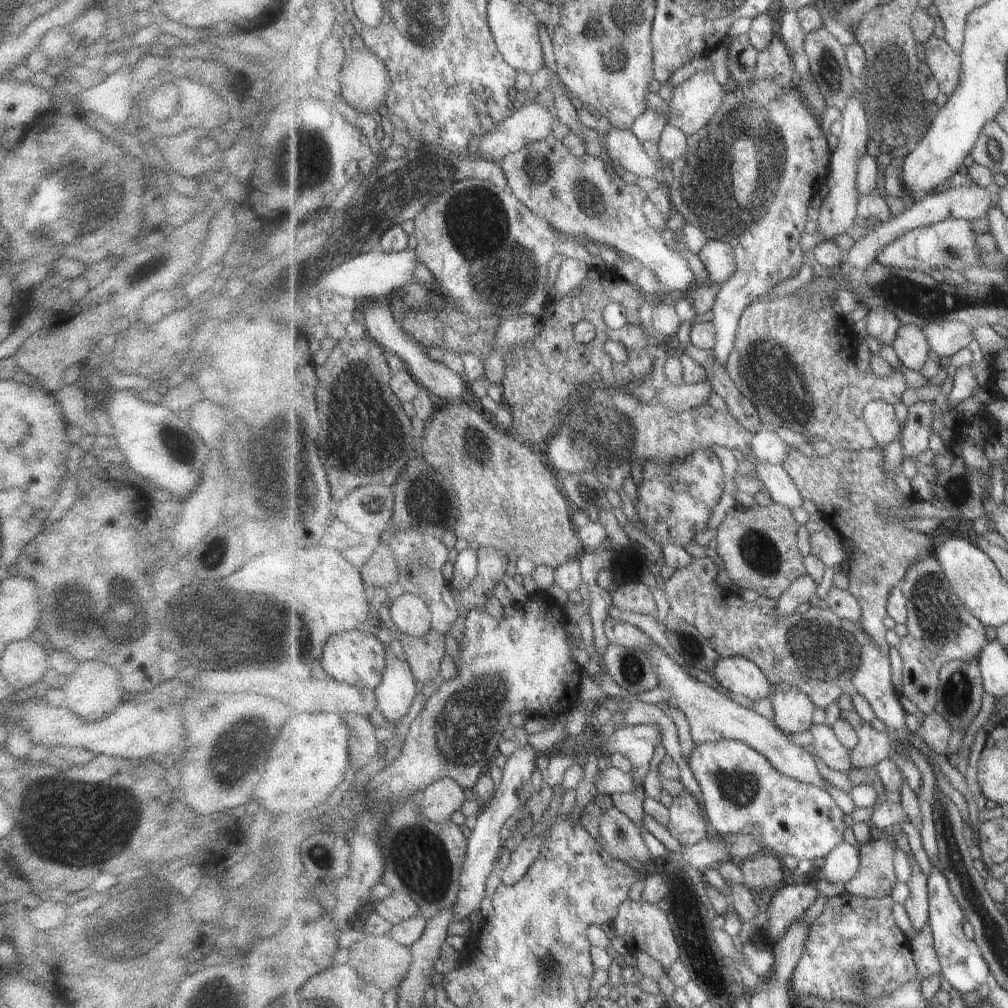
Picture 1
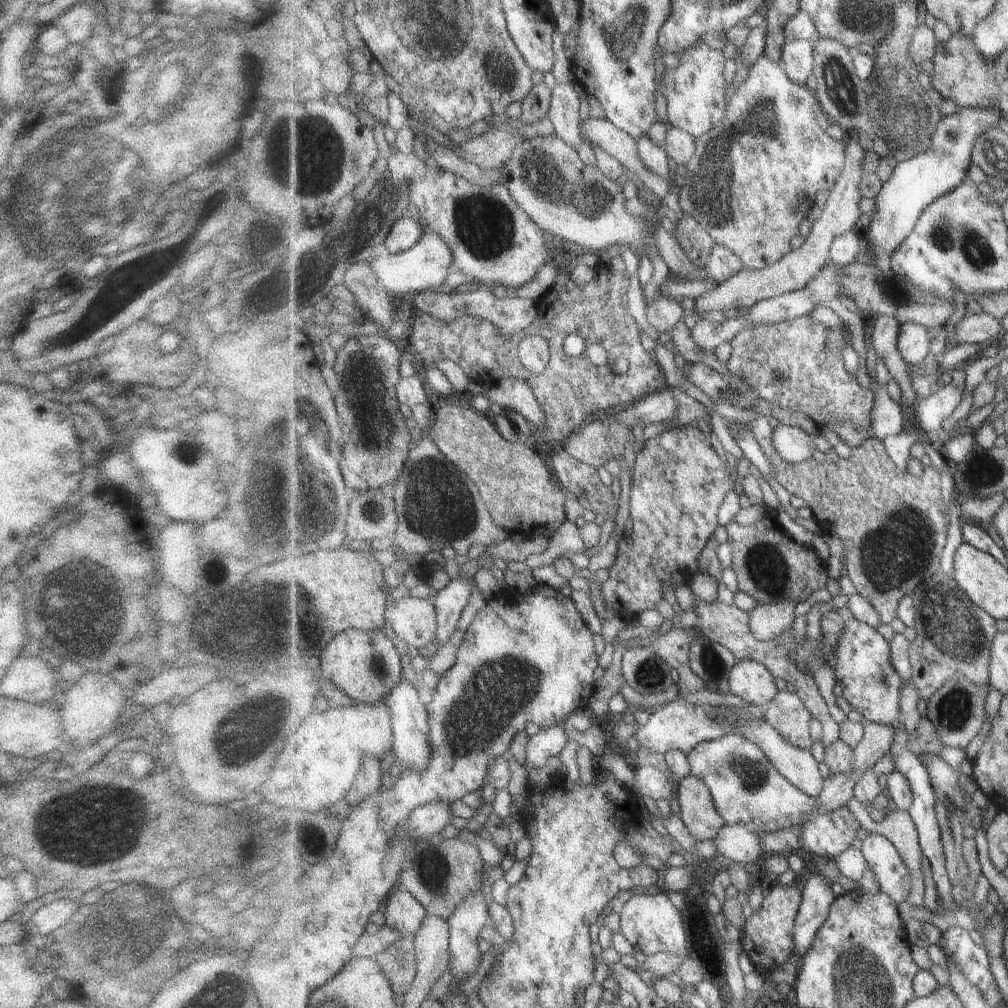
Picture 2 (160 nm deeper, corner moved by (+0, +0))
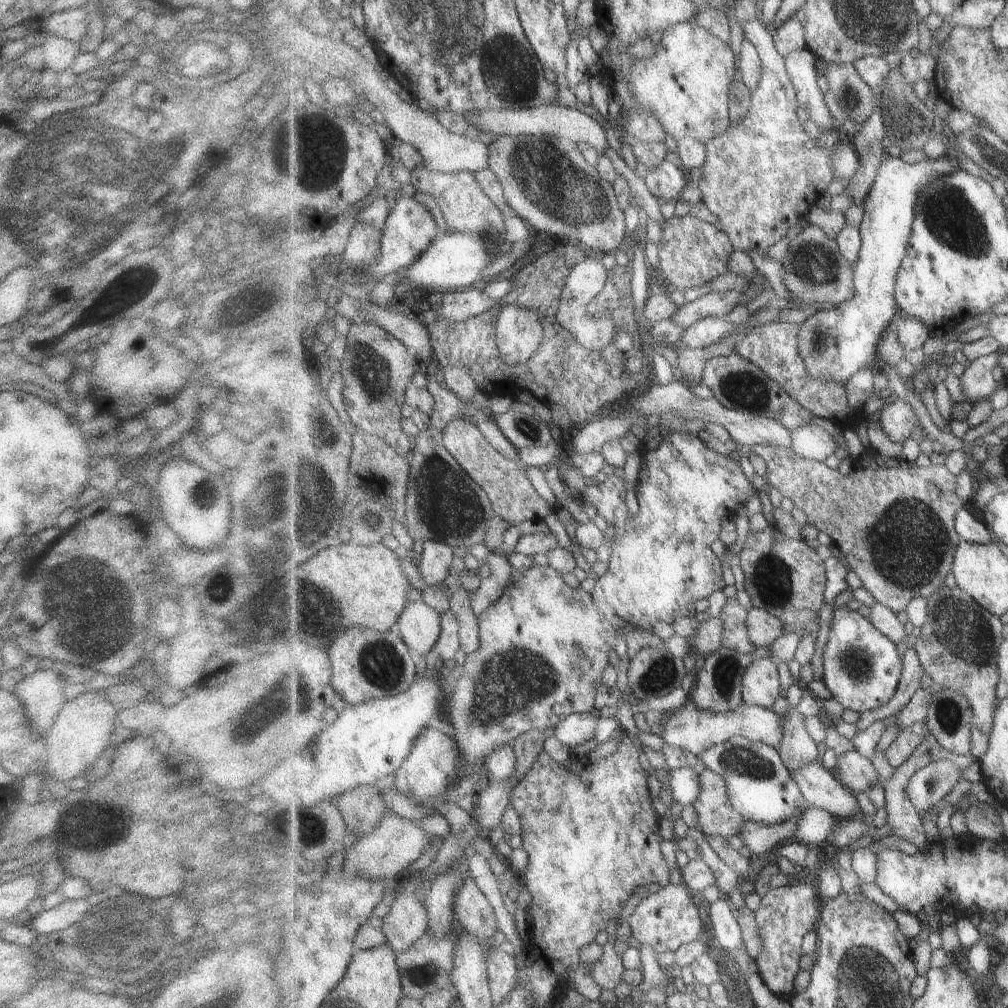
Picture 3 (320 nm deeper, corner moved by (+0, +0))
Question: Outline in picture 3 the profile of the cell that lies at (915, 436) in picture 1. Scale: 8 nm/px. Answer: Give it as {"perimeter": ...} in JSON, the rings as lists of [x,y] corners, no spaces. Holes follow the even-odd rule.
{"perimeter":[[[1001,351],[981,355],[965,368],[961,380],[964,400],[975,403],[994,394],[998,387],[993,369],[1002,364]]]}

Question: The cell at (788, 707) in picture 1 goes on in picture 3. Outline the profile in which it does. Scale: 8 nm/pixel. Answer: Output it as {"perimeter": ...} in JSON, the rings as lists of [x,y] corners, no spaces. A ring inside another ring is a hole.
{"perimeter":[[[795,708],[781,717],[784,739],[778,751],[785,766],[791,771],[820,760],[819,744],[811,738],[805,727],[804,716]]]}

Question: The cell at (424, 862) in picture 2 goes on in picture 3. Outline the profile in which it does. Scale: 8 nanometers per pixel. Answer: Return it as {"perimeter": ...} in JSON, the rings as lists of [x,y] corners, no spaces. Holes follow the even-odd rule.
{"perimeter":[[[468,876],[458,890],[454,902],[455,920],[467,929],[484,947],[485,962],[490,958],[491,948],[497,945],[494,936],[499,931],[497,916],[485,894],[477,888],[473,876]]]}

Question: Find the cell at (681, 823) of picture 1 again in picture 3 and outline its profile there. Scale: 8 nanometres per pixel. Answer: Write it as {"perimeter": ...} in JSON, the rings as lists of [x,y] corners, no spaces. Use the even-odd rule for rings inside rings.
{"perimeter":[[[706,768],[700,779],[701,794],[692,804],[699,828],[706,835],[739,835],[749,821],[732,805],[725,777]]]}

